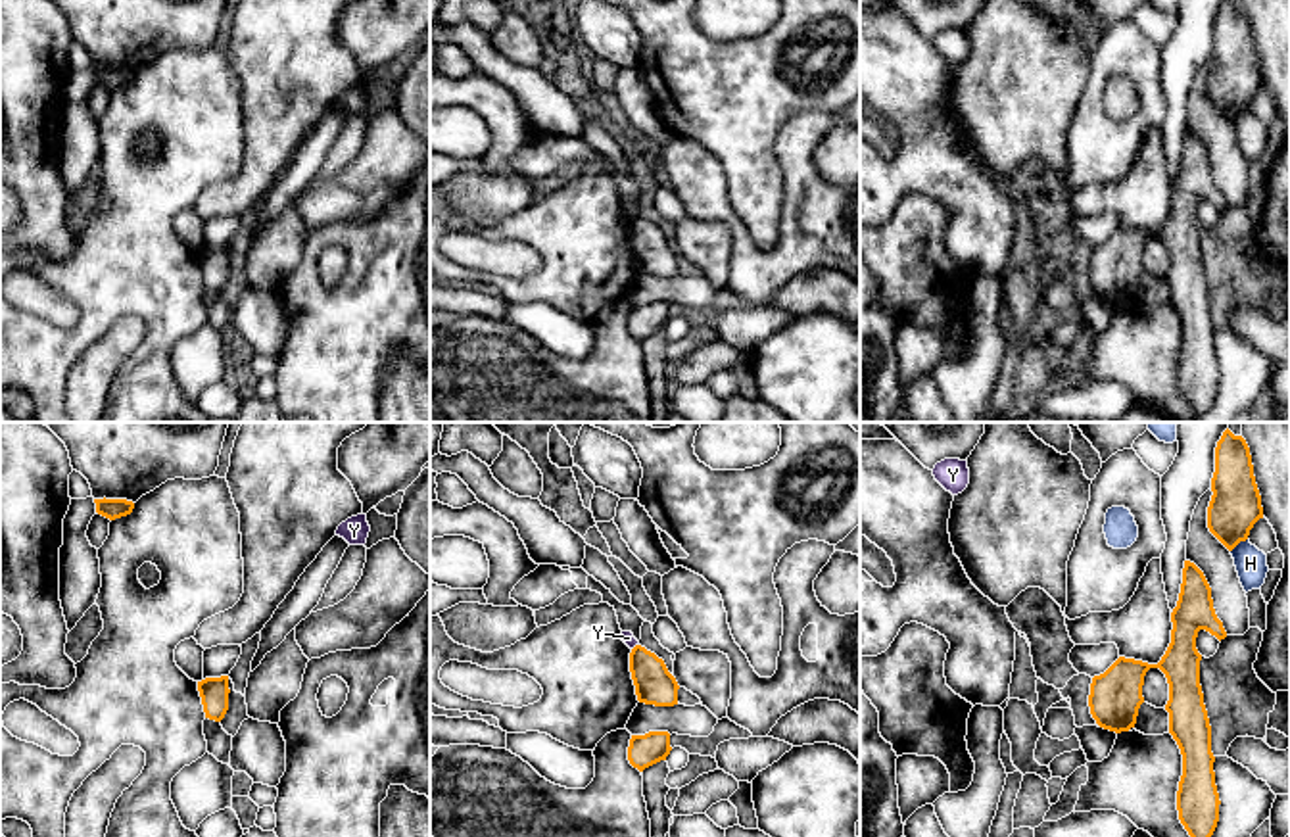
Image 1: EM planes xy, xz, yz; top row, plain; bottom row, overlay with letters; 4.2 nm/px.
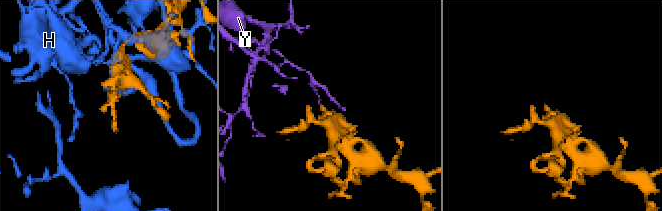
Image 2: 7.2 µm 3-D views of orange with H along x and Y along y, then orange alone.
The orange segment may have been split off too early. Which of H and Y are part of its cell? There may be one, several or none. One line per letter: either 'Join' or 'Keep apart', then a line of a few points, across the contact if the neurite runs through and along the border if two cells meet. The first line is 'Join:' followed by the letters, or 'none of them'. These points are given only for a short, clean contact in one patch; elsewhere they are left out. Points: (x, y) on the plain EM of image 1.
Join: none of them
H: Keep apart
Y: Keep apart. Line: xz (638, 214), (632, 219)

